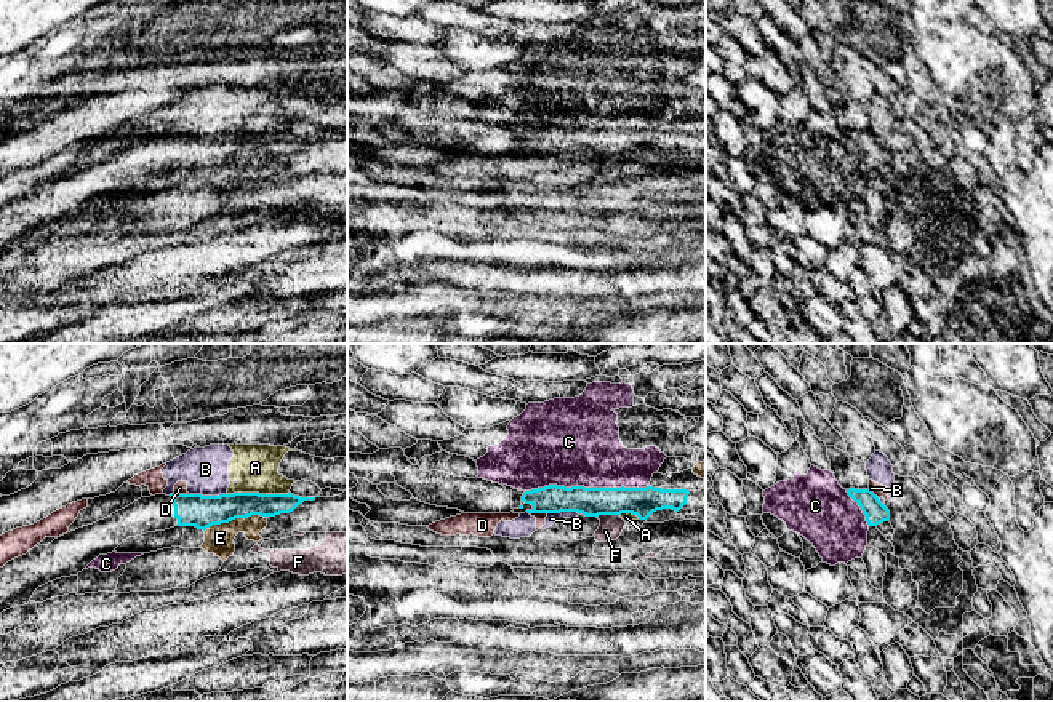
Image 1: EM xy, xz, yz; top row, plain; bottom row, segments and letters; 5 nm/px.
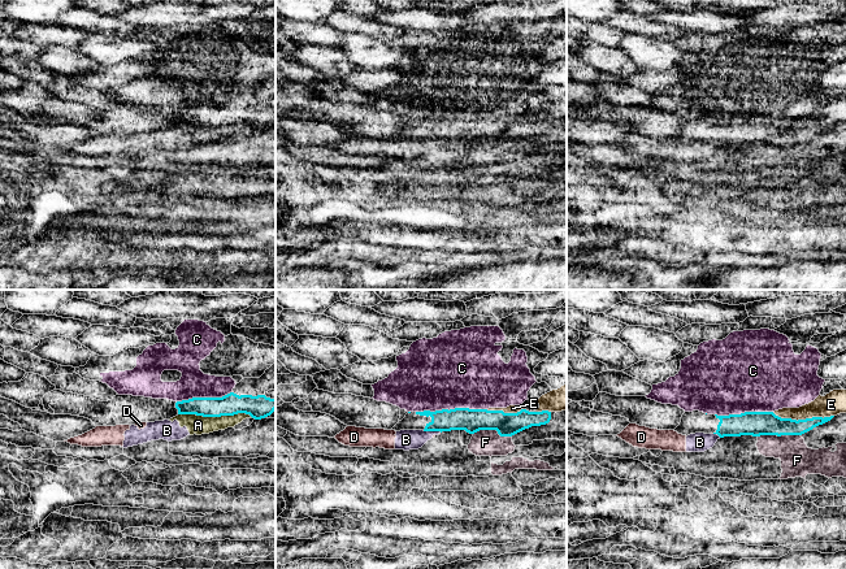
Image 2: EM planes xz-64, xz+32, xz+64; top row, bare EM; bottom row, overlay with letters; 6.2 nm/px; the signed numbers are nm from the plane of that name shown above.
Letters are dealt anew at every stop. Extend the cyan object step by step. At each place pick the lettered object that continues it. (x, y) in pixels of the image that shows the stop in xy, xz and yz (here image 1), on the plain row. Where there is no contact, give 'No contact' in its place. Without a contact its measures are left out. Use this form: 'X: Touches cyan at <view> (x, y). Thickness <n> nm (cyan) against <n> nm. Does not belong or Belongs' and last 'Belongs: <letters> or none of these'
A: Touches cyan at xy (258, 135). Thickness 140 nm (cyan) against 240 nm. Does not belong
B: Touches cyan at xy (208, 138). Thickness 160 nm (cyan) against 220 nm. Does not belong
C: Touches cyan at xz (586, 130). Thickness 140 nm (cyan) against 440 nm. Does not belong
D: Touches cyan at xz (538, 154). Thickness 140 nm (cyan) against 50 nm. Does not belong
E: Touches cyan at xy (232, 160). Thickness 160 nm (cyan) against 140 nm. Does not belong
F: Touches cyan at xz (607, 155). Thickness 140 nm (cyan) against 120 nm. Does not belong
Belongs: none of these

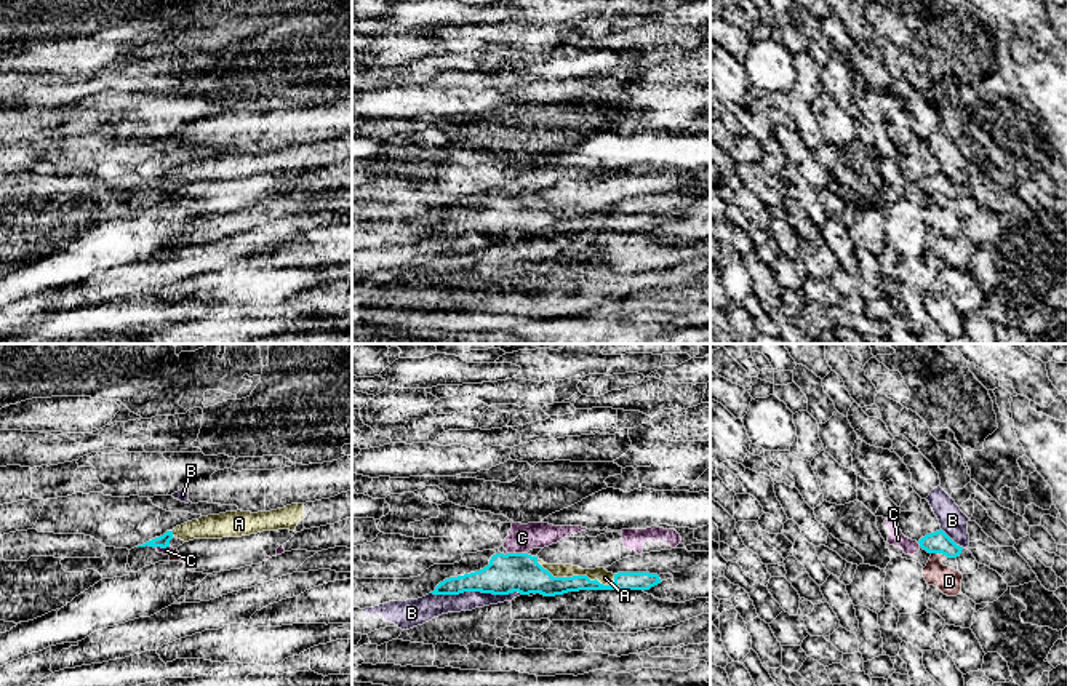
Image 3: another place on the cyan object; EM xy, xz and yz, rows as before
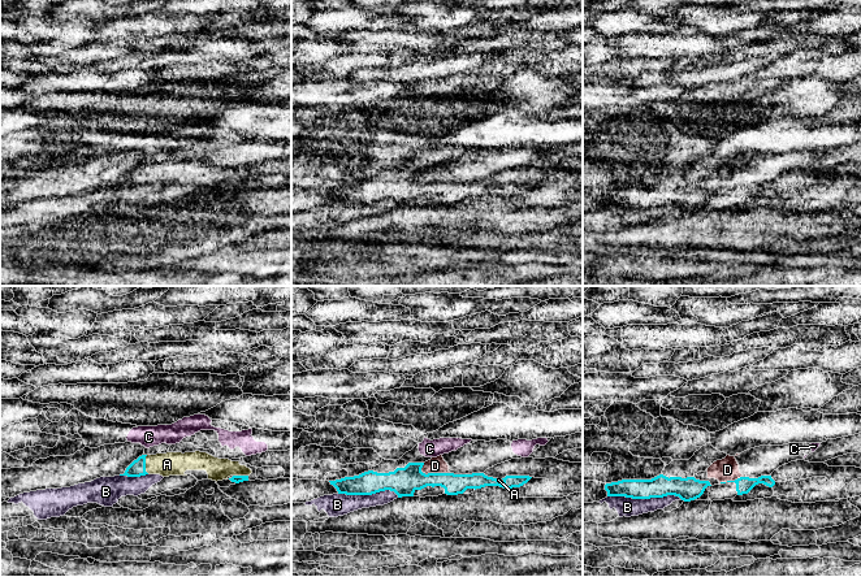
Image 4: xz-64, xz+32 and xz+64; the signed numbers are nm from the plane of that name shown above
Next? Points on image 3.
A: Touches cyan at xz (575, 218). Thickness 180 nm (cyan) against 70 nm. Belongs
B: Touches cyan at xz (477, 232). Thickness 200 nm (cyan) against 120 nm. Does not belong
C: Touches cyan at xz (517, 195). Thickness 200 nm (cyan) against 140 nm. Does not belong
D: Touches cyan at yz (939, 194). Thickness 110 nm (cyan) against 130 nm. Does not belong
Belongs: A

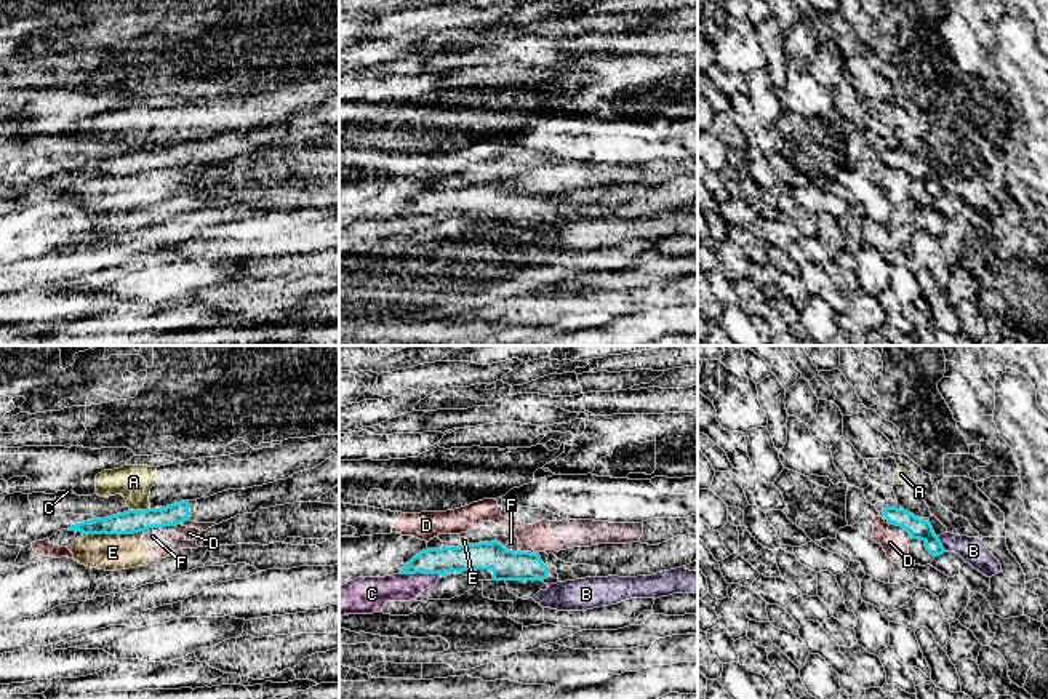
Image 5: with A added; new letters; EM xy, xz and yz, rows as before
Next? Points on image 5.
A: Touches cyan at xy (140, 152). Thickness 120 nm (cyan) against 180 nm. Does not belong
B: Touches cyan at yz (941, 186). Thickness 100 nm (cyan) against 140 nm. Does not belong
C: Touches cyan at xz (420, 213). Thickness 130 nm (cyan) against 160 nm. Does not belong
D: Touches cyan at xy (168, 167). Thickness 120 nm (cyan) against 60 nm. Does not belong
E: Touches cyan at xy (112, 175). Thickness 120 nm (cyan) against 190 nm. Does not belong
F: Touches cyan at yz (901, 168). Thickness 100 nm (cyan) against 60 nm. Does not belong
Belongs: none of these

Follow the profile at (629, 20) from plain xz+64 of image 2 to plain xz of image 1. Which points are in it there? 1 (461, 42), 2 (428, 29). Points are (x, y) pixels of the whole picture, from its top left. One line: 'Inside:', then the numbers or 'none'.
Inside: none

